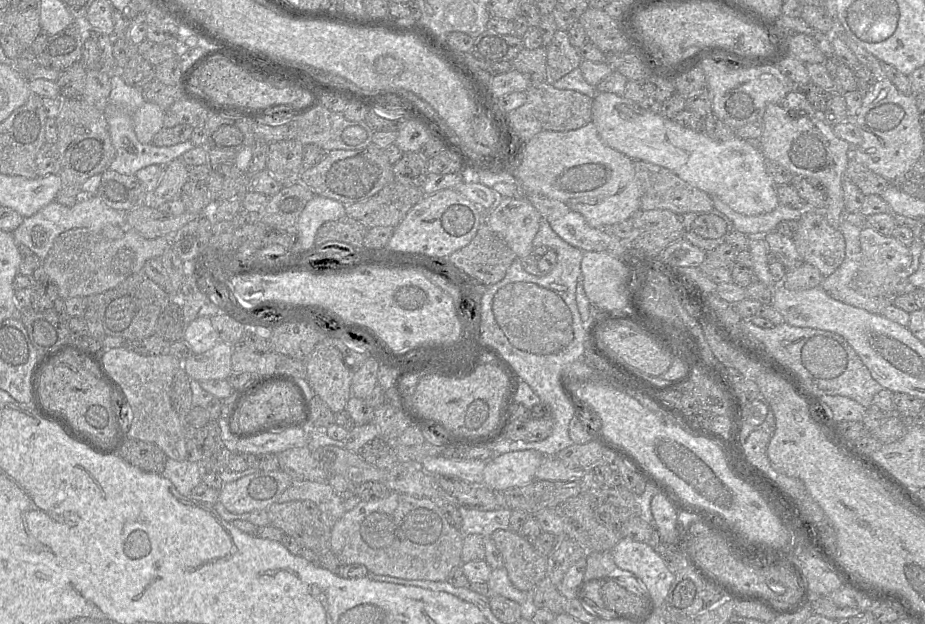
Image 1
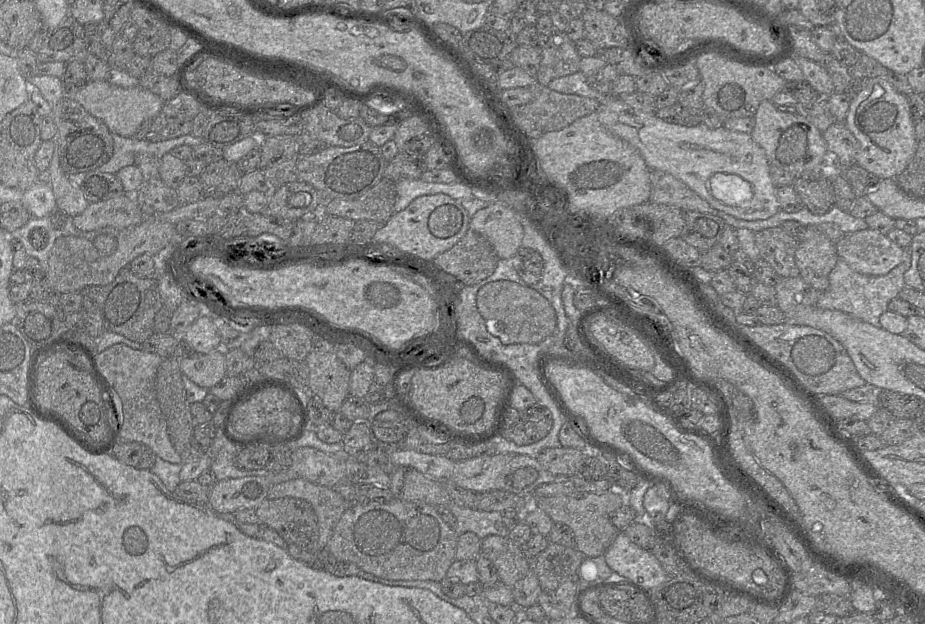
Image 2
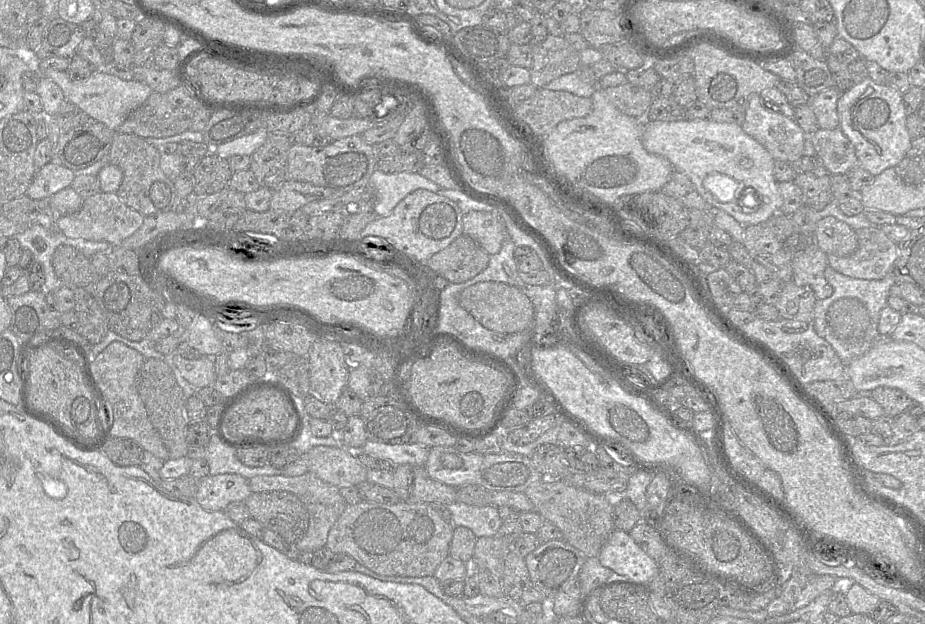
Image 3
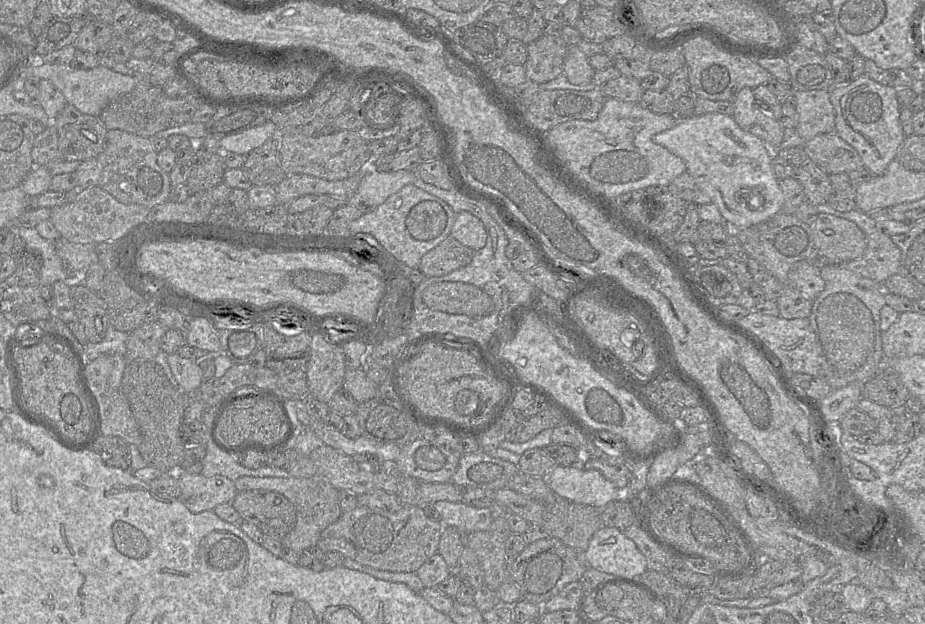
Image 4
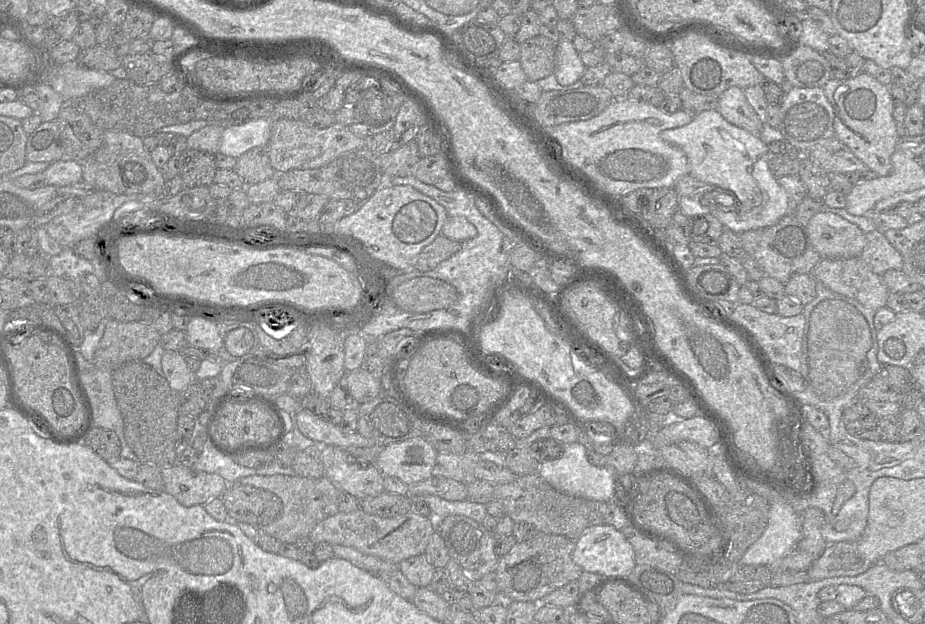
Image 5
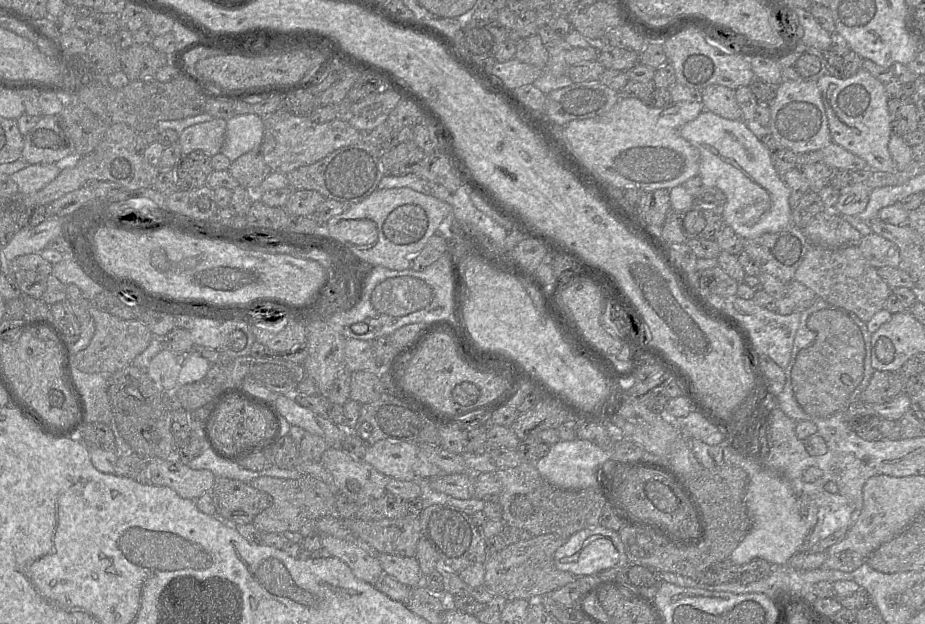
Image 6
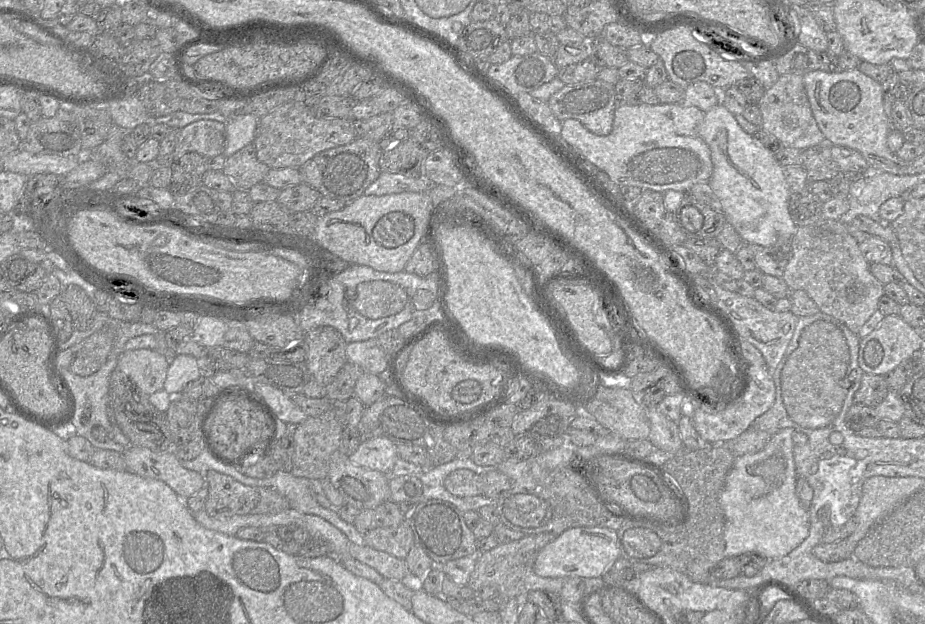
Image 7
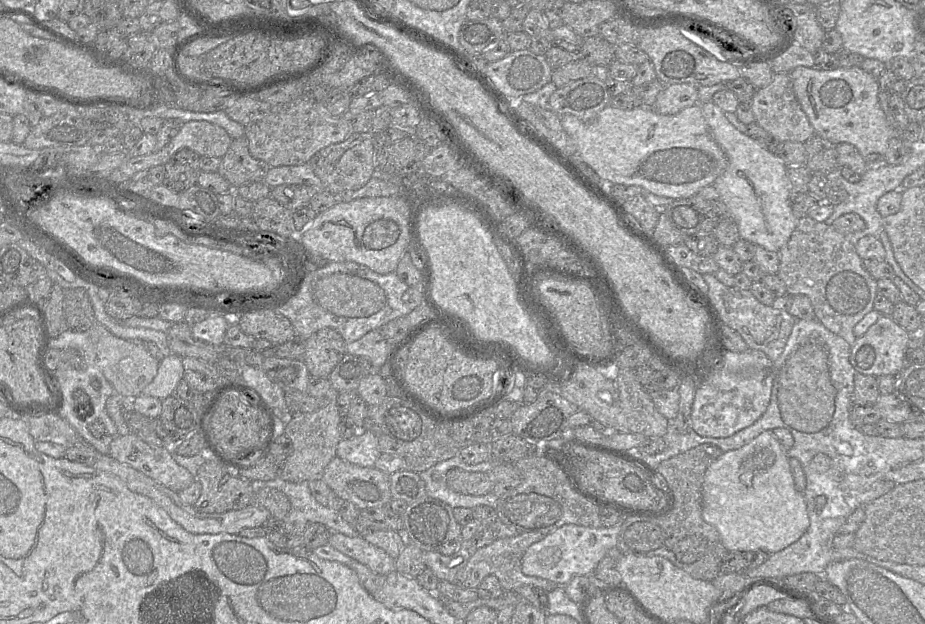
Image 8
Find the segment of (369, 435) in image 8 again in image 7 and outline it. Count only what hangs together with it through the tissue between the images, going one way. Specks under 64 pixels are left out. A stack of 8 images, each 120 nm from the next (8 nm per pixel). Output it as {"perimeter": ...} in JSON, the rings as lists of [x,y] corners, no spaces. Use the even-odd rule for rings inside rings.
{"perimeter":[[[385,437],[363,440],[349,460],[361,467],[390,475],[398,459],[397,445]]]}

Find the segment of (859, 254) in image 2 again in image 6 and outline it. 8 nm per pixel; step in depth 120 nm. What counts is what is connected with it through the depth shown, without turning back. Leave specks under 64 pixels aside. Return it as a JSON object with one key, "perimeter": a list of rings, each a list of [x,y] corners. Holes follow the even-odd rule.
{"perimeter":[[[871,233],[862,237],[859,249],[865,260],[875,268],[901,267],[898,247],[880,235]]]}

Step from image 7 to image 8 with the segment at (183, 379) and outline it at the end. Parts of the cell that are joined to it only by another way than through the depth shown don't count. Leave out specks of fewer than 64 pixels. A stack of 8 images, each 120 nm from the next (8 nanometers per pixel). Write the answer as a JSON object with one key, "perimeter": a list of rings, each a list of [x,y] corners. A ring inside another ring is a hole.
{"perimeter":[[[174,353],[167,354],[159,361],[156,376],[143,389],[141,395],[164,399],[172,394],[177,384],[184,377],[184,372],[182,357]]]}

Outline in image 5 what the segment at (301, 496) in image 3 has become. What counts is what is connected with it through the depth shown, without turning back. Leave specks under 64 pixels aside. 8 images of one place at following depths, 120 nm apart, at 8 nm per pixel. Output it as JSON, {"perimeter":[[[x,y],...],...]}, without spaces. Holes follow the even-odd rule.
{"perimeter":[[[280,474],[251,475],[241,478],[238,483],[268,490],[281,499],[282,510],[280,515],[275,521],[261,528],[261,532],[284,544],[295,544],[299,539],[307,538],[319,522],[339,512],[339,490],[325,476],[308,478]]]}

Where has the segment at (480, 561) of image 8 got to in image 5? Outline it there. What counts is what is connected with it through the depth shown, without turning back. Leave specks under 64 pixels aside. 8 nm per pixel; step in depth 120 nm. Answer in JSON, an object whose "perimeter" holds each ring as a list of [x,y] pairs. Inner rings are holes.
{"perimeter":[[[539,533],[534,538],[517,542],[505,555],[499,557],[494,569],[497,576],[497,601],[541,603],[542,599],[572,581],[583,572],[572,560],[575,541],[562,535]]]}

